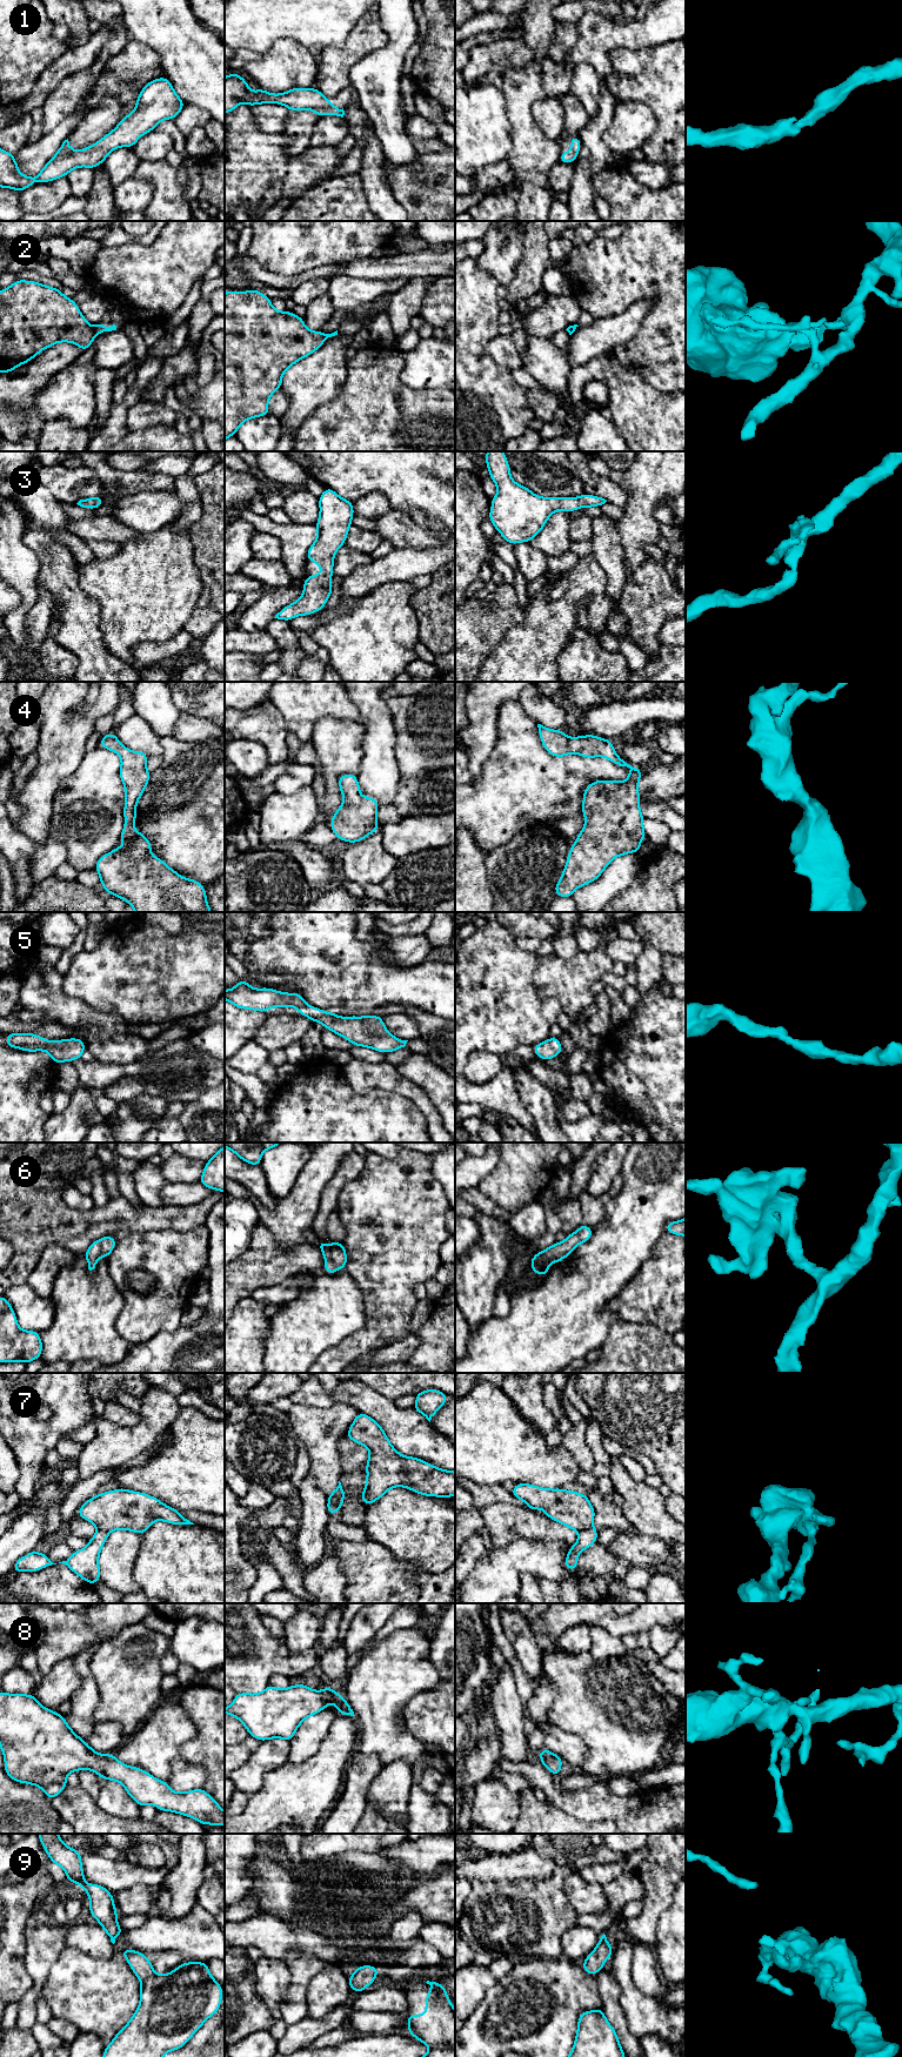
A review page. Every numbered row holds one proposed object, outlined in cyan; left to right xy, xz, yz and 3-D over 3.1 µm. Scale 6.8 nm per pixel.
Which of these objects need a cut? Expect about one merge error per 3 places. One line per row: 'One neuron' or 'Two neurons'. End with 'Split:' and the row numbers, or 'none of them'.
1: One neuron
2: Two neurons
3: One neuron
4: One neuron
5: One neuron
6: One neuron
7: Two neurons
8: One neuron
9: One neuron
Split: 2, 7

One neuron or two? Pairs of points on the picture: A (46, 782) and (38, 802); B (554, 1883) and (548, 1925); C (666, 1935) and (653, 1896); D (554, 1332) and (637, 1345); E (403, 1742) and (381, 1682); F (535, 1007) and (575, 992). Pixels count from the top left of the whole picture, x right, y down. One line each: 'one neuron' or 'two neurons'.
A: one neuron
B: one neuron
C: two neurons
D: two neurons
E: one neuron
F: two neurons

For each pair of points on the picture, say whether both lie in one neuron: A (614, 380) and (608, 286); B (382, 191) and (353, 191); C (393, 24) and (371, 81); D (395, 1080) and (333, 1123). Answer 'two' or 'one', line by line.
A: two
B: two
C: one
D: two

